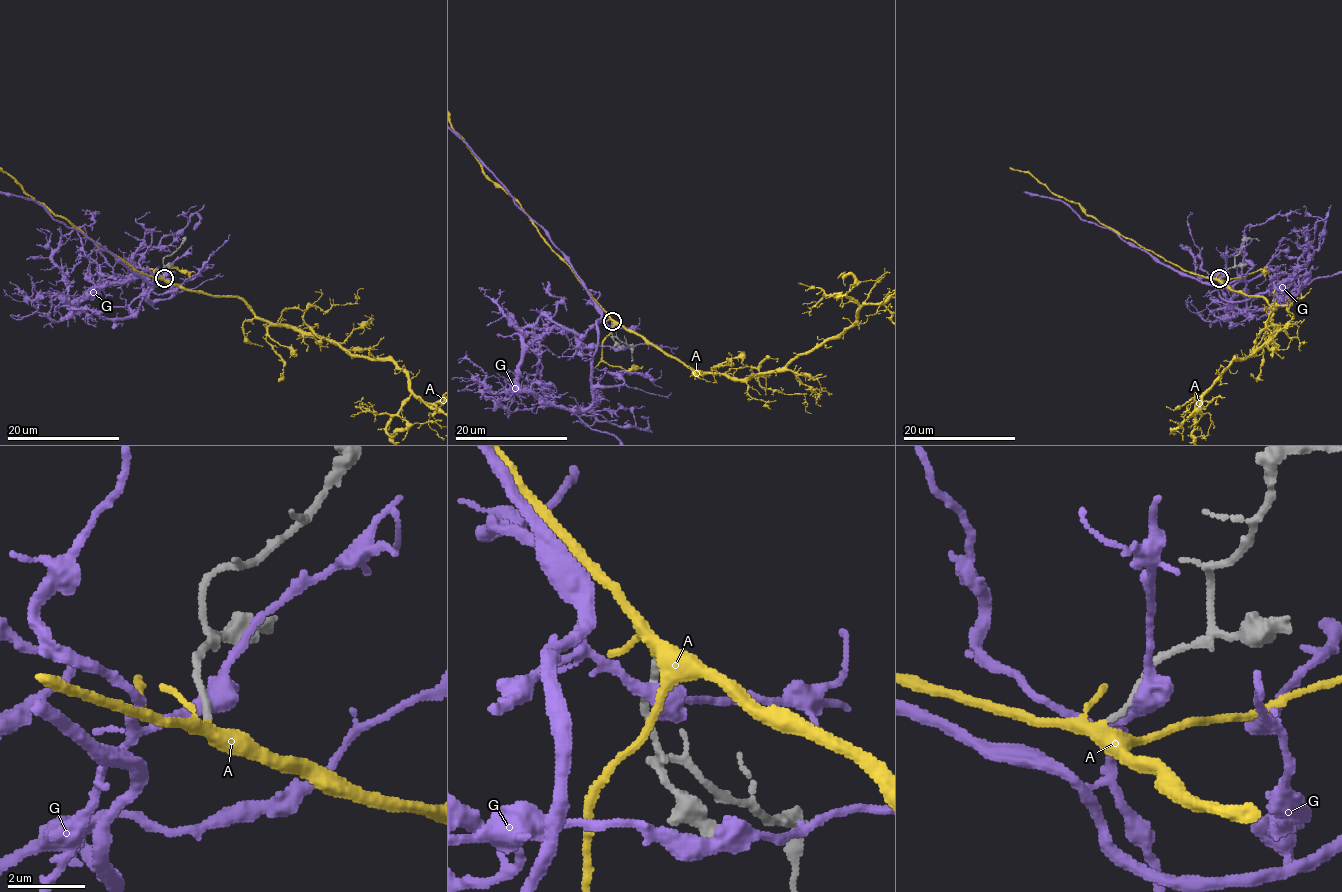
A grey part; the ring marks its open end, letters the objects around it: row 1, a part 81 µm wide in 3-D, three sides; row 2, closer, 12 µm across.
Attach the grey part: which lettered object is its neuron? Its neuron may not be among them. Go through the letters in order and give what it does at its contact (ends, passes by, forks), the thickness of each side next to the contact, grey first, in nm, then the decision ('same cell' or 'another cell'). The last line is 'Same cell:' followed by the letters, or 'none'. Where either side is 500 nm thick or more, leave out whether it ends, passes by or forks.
A: it forks there; 150 nm thick on the grey side, 340 nm on the other; same cell
G: it passes by; 200 nm thick on the grey side, 440 nm on the other; another cell
Same cell: A

